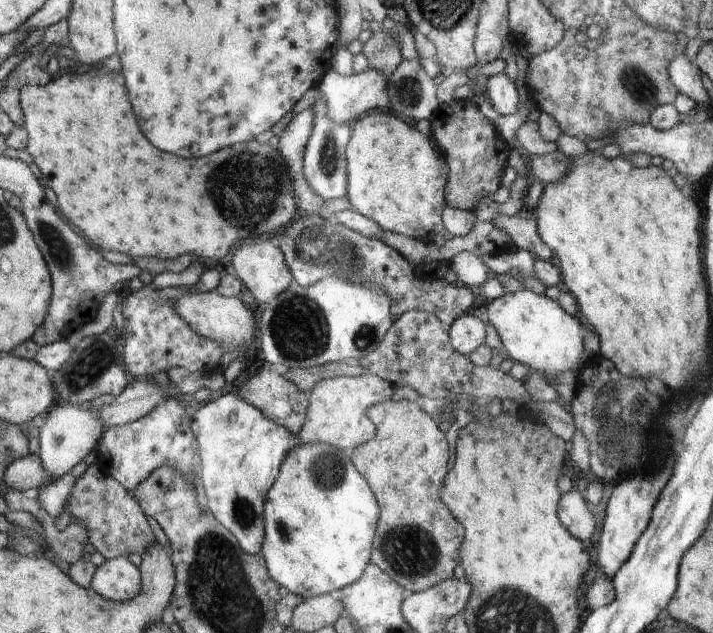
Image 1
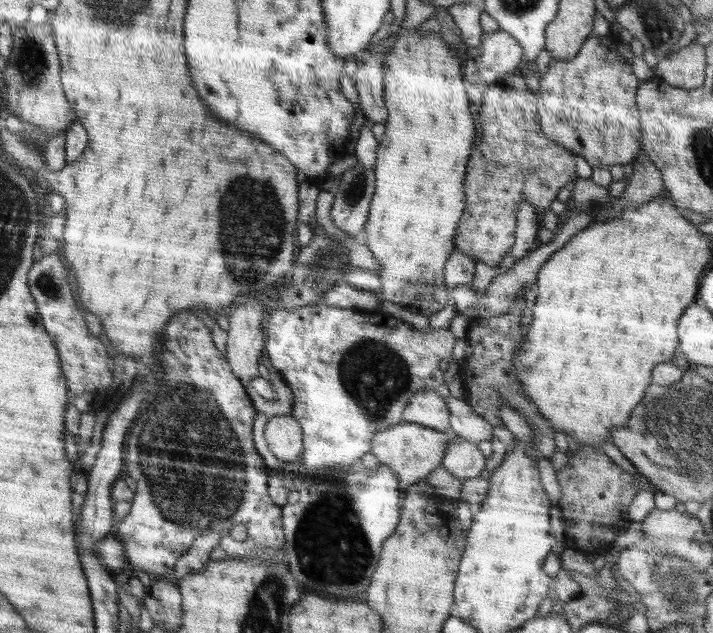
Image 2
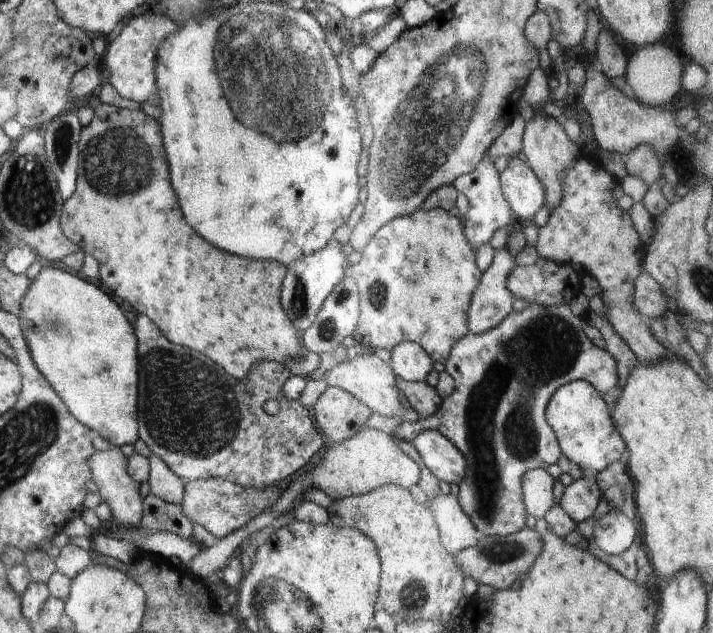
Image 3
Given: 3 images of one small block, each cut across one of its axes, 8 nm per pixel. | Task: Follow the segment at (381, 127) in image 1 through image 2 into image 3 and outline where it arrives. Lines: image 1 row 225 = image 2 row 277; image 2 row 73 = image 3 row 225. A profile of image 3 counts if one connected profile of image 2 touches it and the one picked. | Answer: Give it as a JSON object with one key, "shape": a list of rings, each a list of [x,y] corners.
{"shape":[[[420,208],[413,214],[388,222],[372,236],[361,252],[360,262],[350,266],[346,275],[356,282],[360,294],[360,317],[355,337],[361,345],[391,352],[400,342],[411,341],[416,342],[428,354],[432,363],[447,362],[452,346],[470,333],[468,308],[480,280],[474,252],[462,230],[461,217],[457,213]]]}

